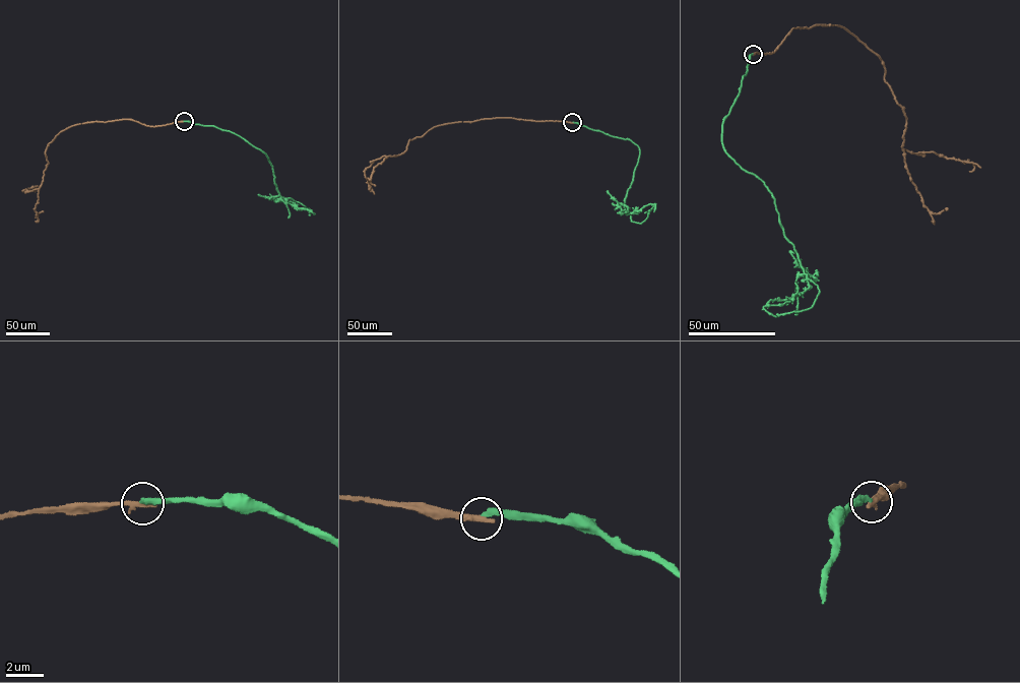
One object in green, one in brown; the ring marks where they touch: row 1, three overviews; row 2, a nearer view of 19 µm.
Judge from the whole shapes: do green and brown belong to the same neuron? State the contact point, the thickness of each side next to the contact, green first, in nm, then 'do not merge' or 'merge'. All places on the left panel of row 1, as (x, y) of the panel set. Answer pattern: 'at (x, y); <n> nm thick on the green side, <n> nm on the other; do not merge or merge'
at (184, 121); 280 nm thick on the green side, 320 nm on the other; do not merge

